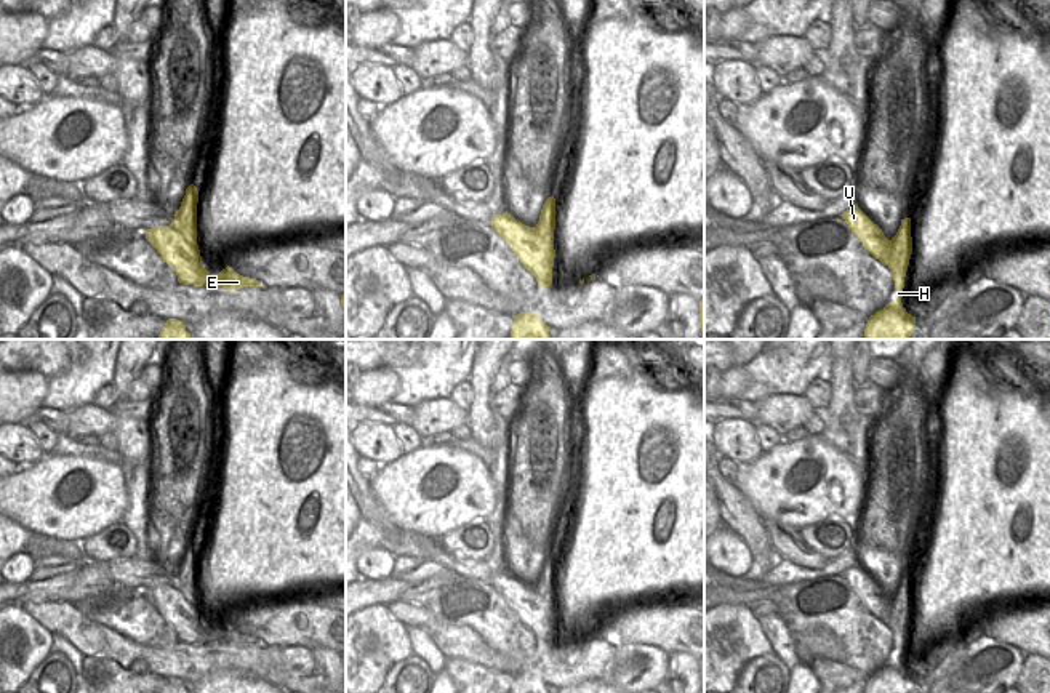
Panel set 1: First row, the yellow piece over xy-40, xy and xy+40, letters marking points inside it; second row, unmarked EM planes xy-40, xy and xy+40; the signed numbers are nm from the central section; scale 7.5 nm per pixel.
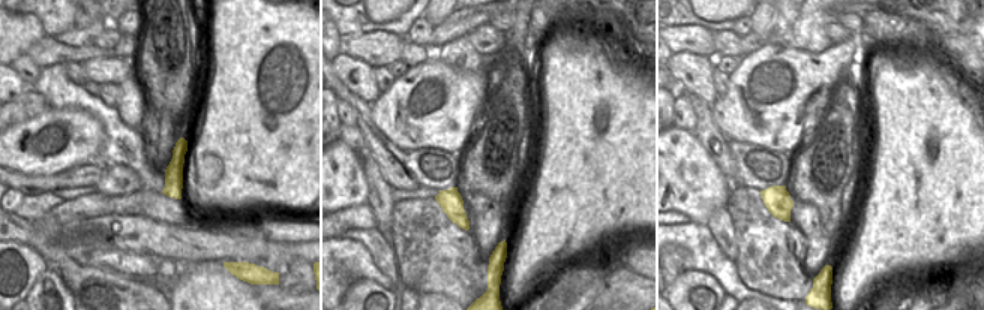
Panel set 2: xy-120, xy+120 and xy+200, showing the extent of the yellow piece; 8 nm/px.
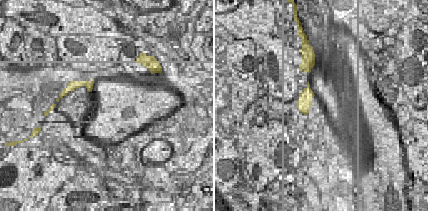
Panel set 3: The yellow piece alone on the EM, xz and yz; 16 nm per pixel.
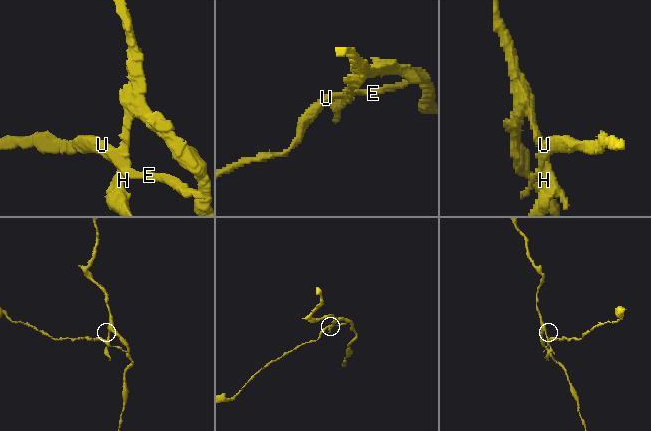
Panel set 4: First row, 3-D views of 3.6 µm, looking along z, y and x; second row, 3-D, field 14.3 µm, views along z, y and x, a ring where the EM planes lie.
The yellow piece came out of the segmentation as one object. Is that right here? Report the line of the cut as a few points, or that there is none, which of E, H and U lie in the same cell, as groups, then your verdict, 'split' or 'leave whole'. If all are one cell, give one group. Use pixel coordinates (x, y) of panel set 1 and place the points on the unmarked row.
cut in xy-40 along (170, 583), (196, 594); E U / H; split

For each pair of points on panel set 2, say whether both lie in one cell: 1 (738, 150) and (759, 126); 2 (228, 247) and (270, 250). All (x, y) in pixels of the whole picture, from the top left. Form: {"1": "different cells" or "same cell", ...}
{"1": "different cells", "2": "same cell"}

